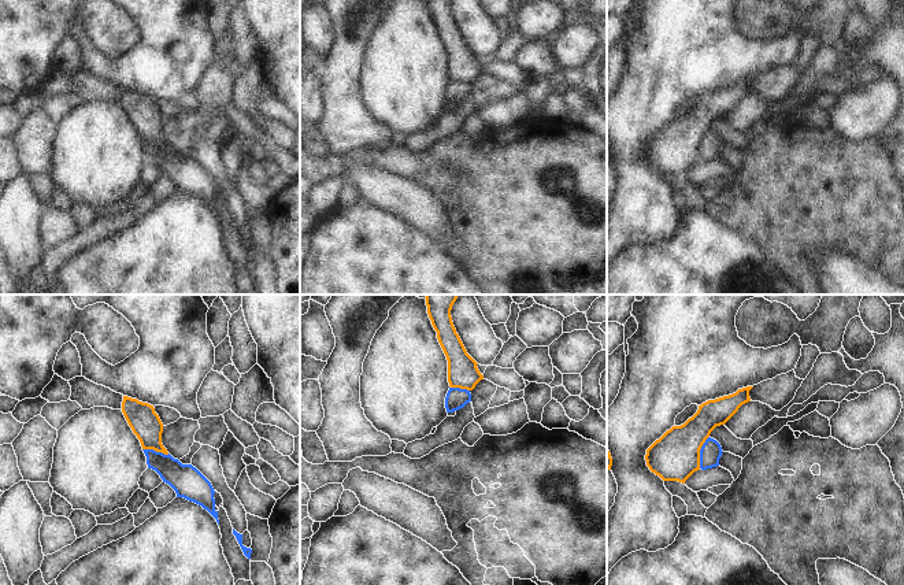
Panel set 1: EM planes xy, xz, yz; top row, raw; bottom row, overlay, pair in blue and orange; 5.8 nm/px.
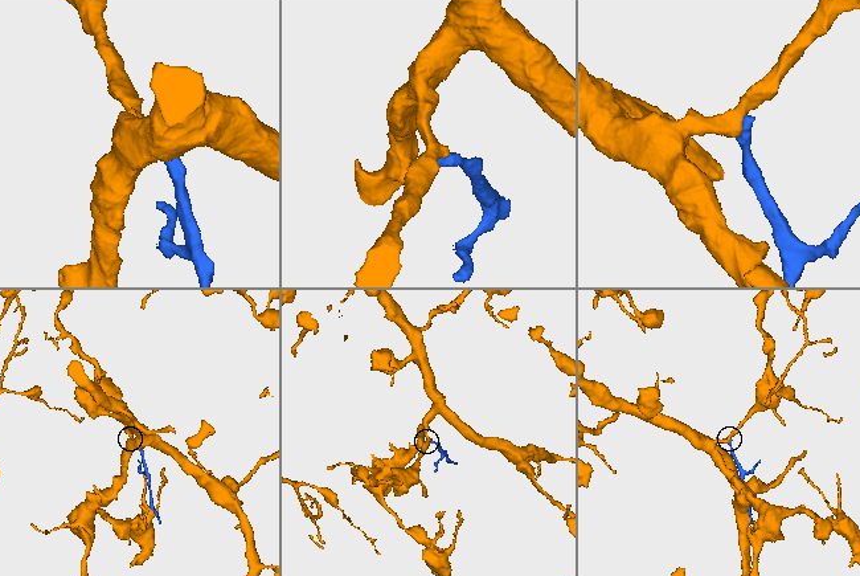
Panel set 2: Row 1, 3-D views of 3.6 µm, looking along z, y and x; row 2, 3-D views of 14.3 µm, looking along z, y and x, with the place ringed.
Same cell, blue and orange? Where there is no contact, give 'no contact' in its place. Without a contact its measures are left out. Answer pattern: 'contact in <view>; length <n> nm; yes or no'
contact in yz; length 200 nm; no

